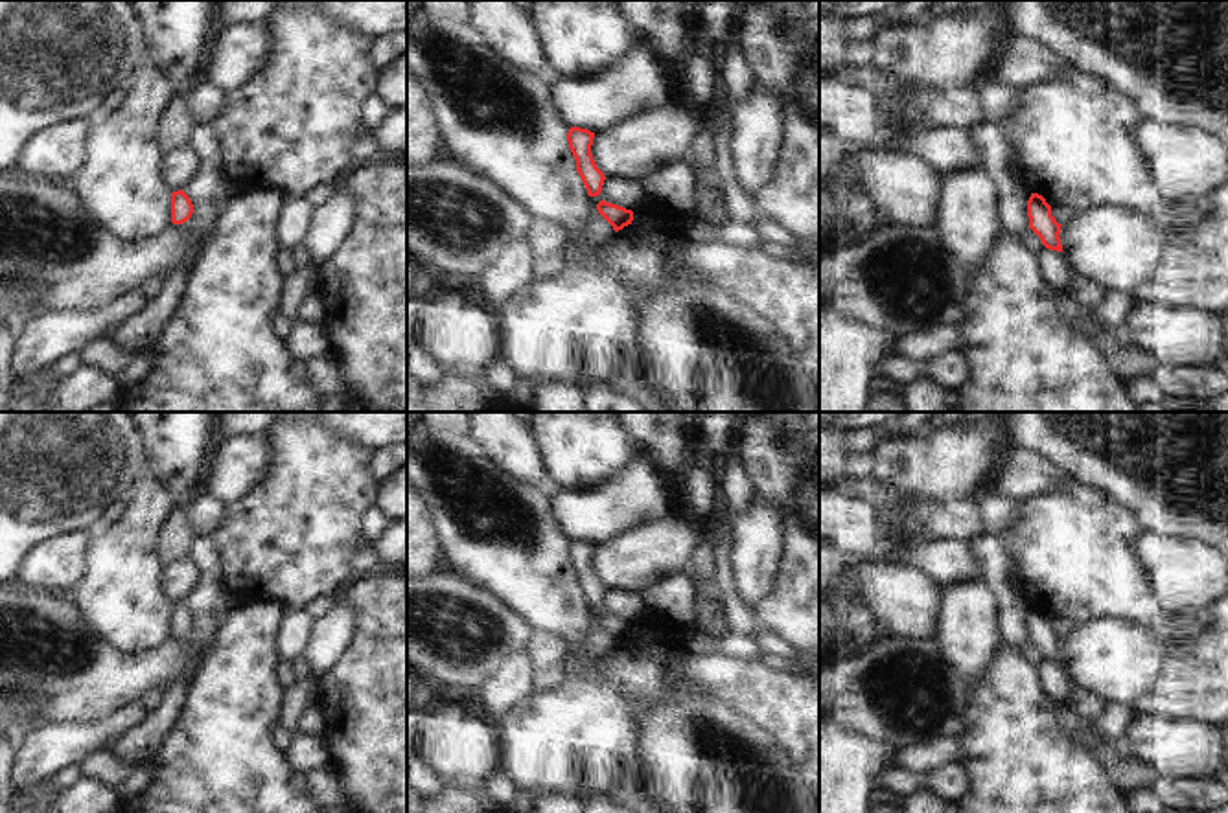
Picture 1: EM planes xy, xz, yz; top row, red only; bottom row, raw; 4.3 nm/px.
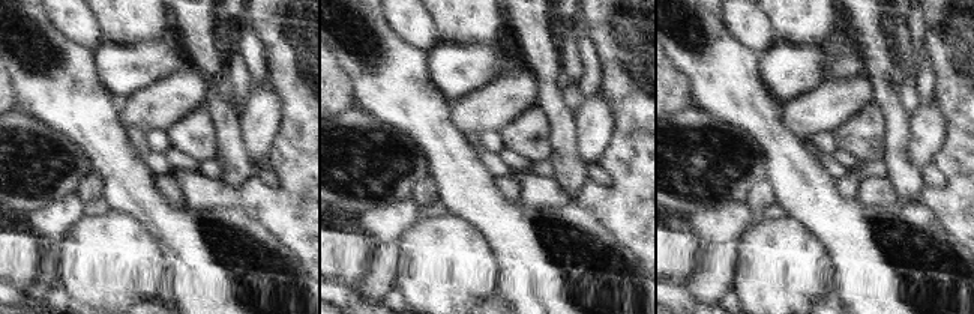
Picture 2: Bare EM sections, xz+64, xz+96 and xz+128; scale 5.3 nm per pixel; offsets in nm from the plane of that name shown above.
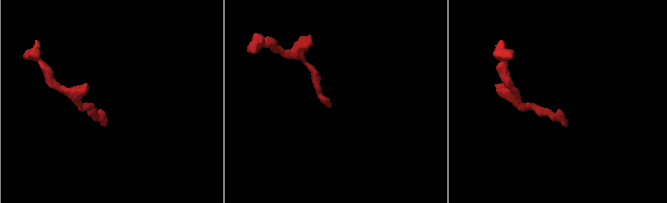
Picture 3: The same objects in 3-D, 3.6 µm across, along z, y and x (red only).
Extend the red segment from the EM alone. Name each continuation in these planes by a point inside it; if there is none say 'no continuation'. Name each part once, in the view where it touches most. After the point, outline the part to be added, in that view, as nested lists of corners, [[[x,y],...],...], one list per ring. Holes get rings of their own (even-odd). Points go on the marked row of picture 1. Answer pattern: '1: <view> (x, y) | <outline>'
no continuation

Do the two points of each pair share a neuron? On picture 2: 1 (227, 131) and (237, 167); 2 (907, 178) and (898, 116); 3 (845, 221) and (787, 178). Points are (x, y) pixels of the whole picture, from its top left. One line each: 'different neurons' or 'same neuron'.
1: same neuron
2: same neuron
3: same neuron

